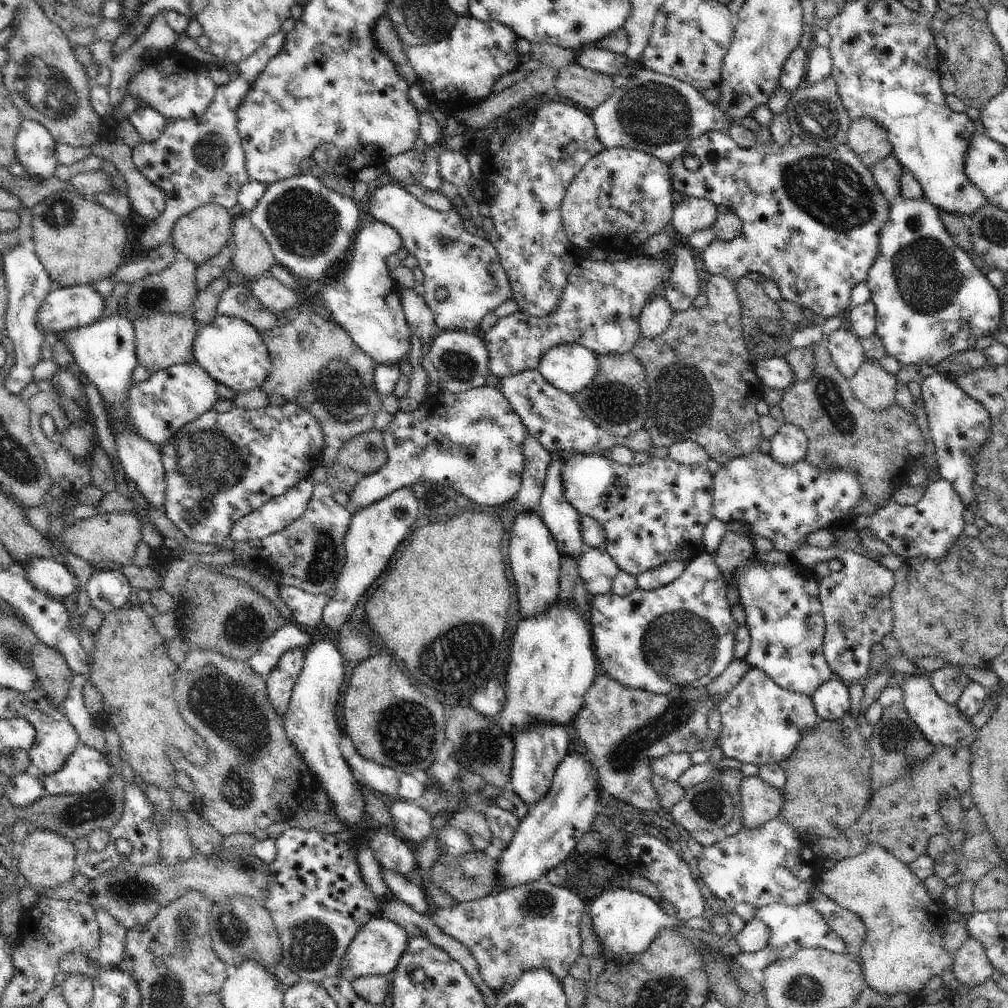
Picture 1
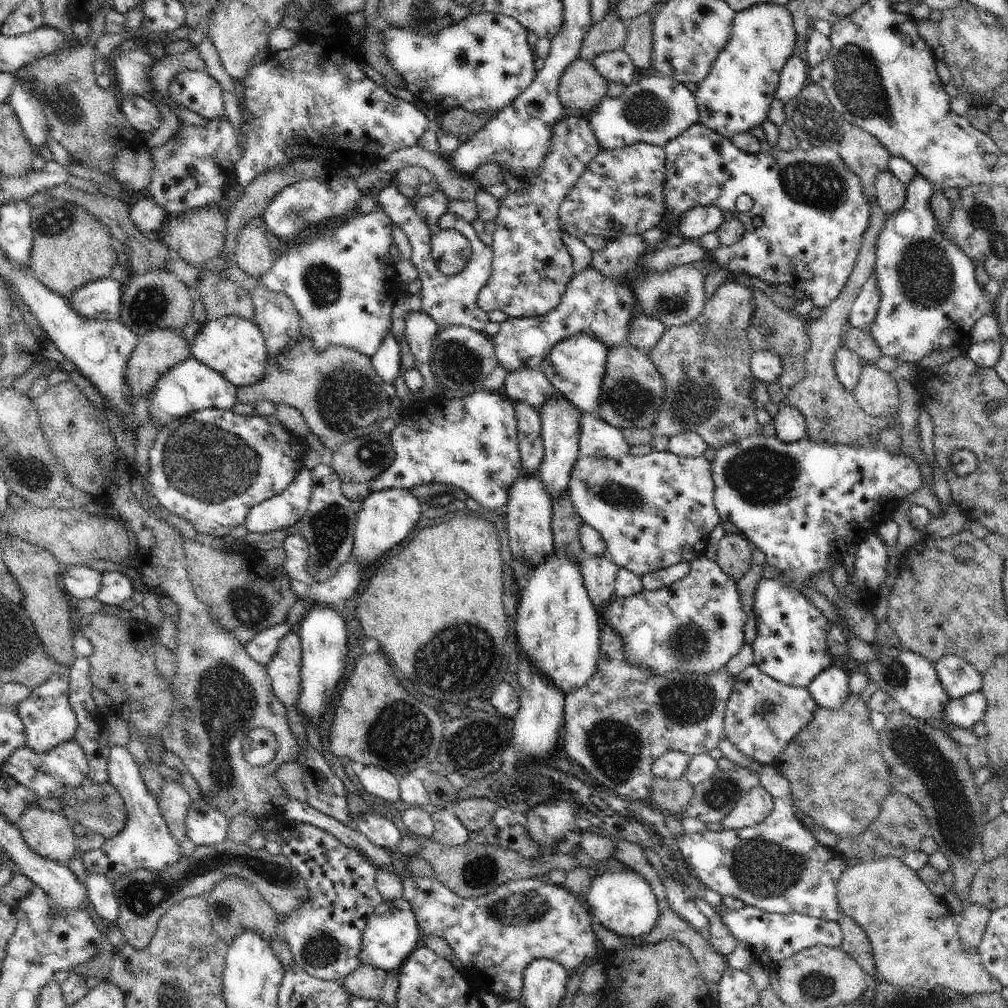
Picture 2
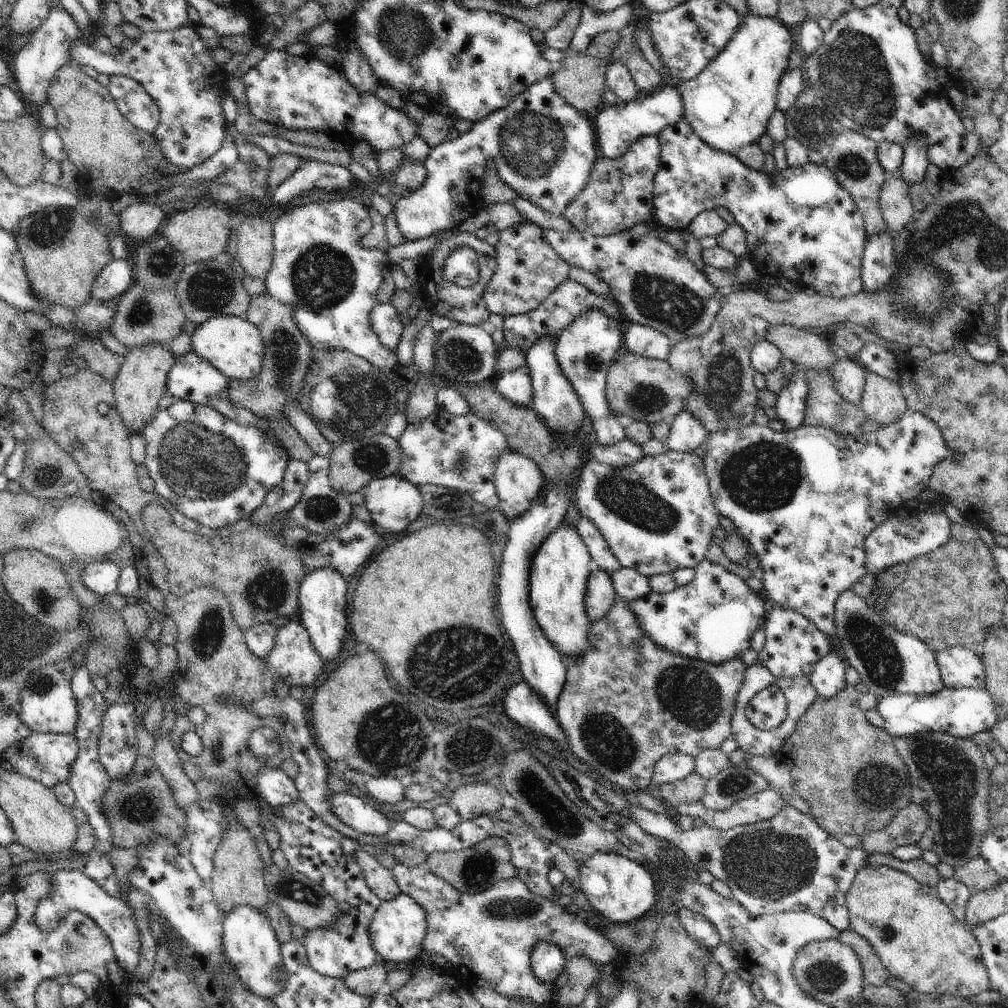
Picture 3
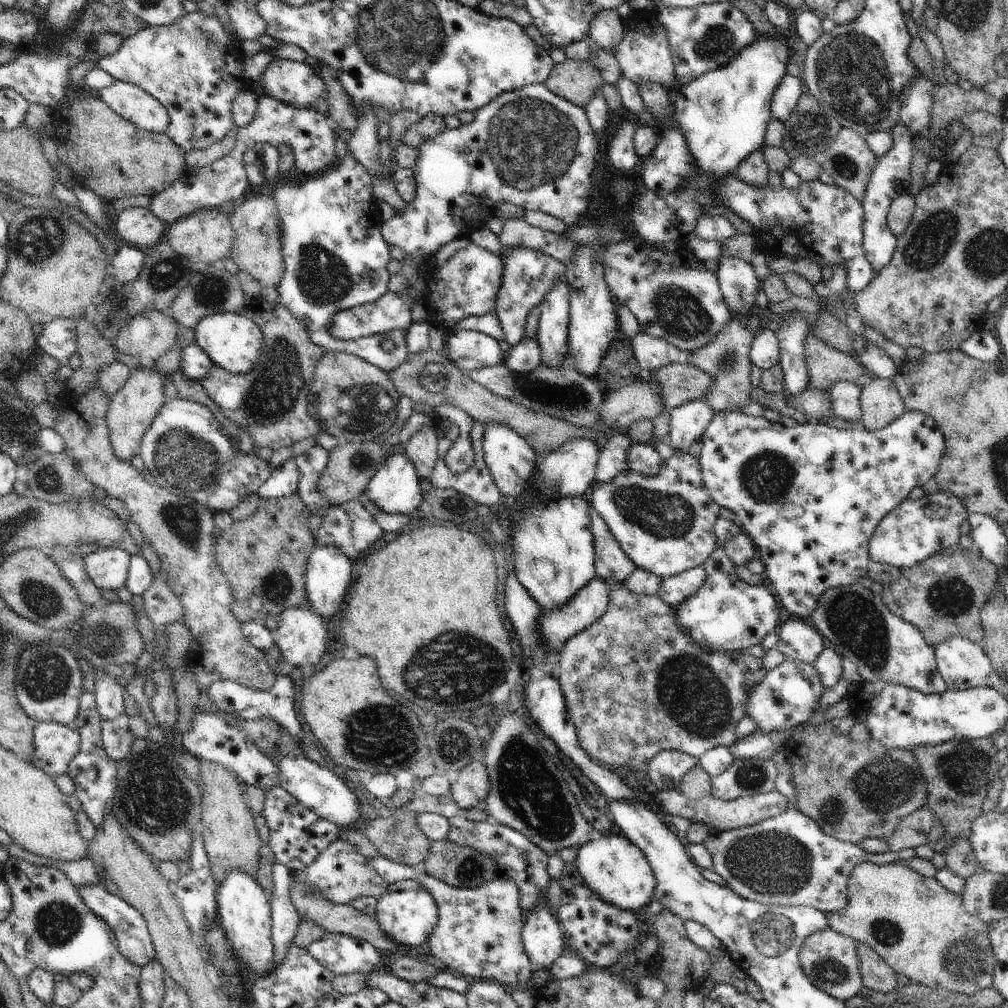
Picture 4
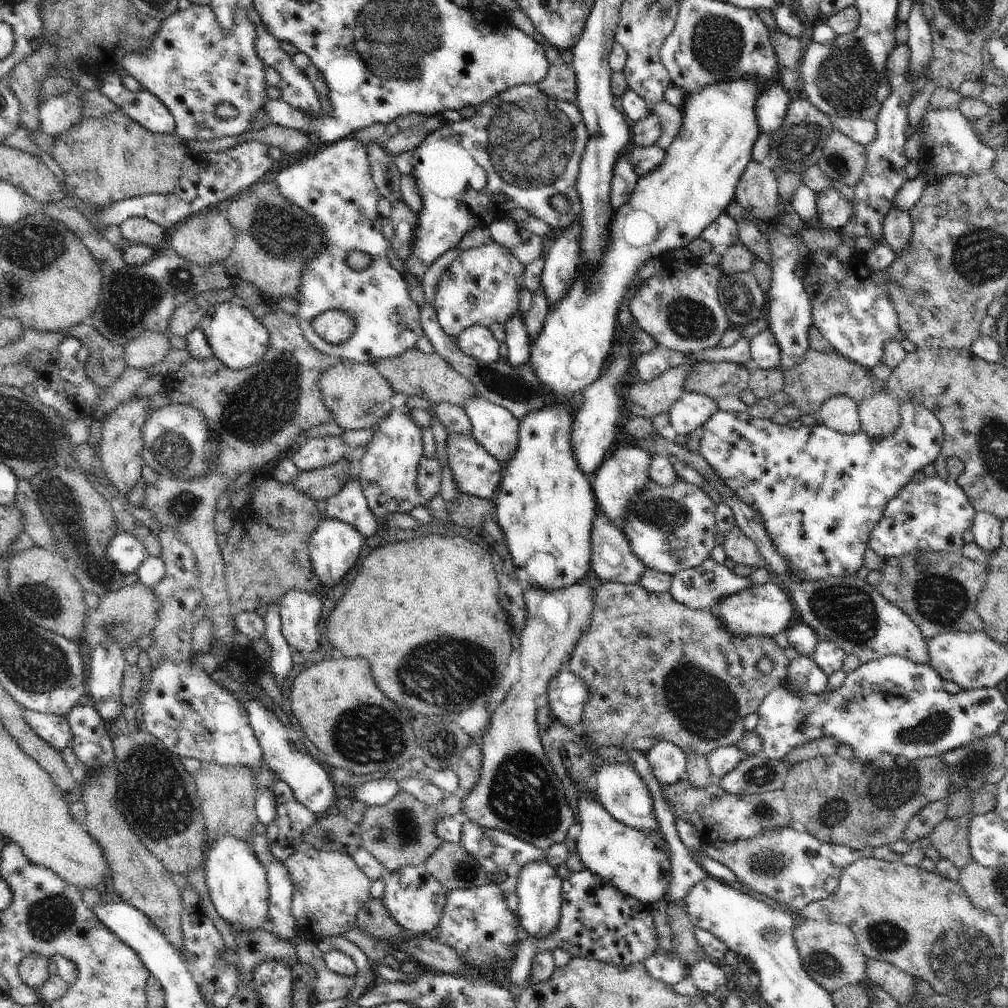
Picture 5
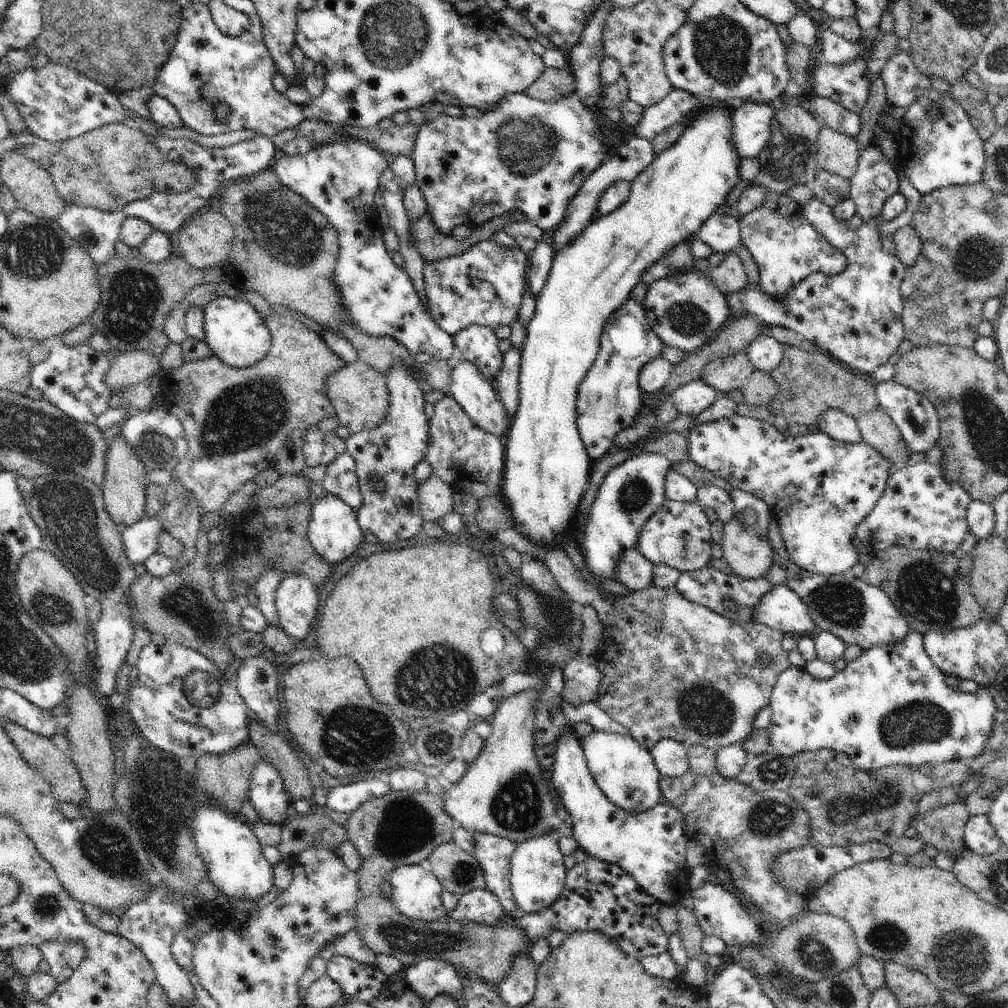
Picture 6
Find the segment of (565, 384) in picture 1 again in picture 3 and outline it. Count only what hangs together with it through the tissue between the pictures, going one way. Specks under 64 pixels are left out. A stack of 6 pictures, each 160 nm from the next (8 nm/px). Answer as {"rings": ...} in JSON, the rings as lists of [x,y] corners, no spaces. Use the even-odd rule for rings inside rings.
{"rings":[[[600,309],[582,313],[559,334],[554,347],[556,362],[560,365],[561,373],[570,381],[584,412],[591,417],[589,429],[595,433],[597,442],[606,446],[613,445],[625,437],[625,422],[613,414],[605,395],[611,362],[623,349],[620,340],[624,334],[616,325],[618,321],[611,319]]]}

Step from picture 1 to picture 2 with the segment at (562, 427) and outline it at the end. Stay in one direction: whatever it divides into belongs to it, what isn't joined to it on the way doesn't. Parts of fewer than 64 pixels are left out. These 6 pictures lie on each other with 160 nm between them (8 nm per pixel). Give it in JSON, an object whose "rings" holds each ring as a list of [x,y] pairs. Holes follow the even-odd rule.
{"rings":[[[539,369],[509,372],[504,381],[504,392],[514,403],[528,403],[539,416],[545,402],[559,394]],[[586,411],[581,412],[579,421],[580,457],[619,459],[629,453],[631,446],[619,428]]]}

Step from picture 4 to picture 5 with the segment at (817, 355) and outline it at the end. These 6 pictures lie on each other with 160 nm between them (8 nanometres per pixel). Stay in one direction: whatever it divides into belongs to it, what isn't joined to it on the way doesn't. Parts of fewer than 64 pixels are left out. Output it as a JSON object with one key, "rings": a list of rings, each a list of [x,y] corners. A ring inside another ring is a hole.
{"rings":[[[808,349],[804,362],[795,369],[784,371],[785,385],[782,392],[786,393],[793,402],[792,405],[798,407],[805,420],[818,412],[819,408],[834,395],[846,395],[859,404],[869,397],[877,389],[877,382],[870,374],[869,370],[856,364],[854,361],[842,357],[838,352],[827,353]]]}

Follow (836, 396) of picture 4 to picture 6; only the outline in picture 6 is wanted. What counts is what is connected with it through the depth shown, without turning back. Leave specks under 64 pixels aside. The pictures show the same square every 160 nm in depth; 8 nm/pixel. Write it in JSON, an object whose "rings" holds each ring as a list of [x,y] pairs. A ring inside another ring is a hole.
{"rings":[[[837,408],[826,409],[819,416],[816,427],[838,442],[854,444],[863,440],[857,420]]]}

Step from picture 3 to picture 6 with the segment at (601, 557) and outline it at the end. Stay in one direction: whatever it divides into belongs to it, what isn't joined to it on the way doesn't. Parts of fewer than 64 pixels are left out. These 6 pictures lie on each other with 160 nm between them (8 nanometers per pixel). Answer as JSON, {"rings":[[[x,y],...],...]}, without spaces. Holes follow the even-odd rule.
{"rings":[[[624,549],[620,553],[618,569],[614,567],[613,578],[620,581],[630,591],[652,585],[655,564],[644,558],[638,549]]]}

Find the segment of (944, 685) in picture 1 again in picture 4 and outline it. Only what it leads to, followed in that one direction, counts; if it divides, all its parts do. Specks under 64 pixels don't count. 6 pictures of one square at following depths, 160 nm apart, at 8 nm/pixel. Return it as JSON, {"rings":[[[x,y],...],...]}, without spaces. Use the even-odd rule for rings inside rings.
{"rings":[[[952,637],[935,647],[937,670],[950,690],[992,687],[1002,692],[1006,683],[991,665],[982,644],[972,642],[966,637]]]}

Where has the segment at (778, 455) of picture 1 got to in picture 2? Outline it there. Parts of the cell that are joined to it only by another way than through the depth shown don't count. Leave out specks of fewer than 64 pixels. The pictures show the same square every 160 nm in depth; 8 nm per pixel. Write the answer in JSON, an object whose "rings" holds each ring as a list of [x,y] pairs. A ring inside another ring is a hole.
{"rings":[[[783,400],[779,403],[779,412],[775,416],[774,422],[776,430],[774,436],[782,442],[798,442],[808,436],[804,415],[796,407],[787,405]]]}

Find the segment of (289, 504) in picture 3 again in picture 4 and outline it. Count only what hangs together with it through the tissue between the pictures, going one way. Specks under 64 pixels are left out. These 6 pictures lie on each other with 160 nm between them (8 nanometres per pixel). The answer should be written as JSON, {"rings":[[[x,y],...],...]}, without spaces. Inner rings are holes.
{"rings":[[[295,457],[276,468],[272,476],[258,489],[260,499],[280,500],[281,498],[298,493],[300,471]]]}

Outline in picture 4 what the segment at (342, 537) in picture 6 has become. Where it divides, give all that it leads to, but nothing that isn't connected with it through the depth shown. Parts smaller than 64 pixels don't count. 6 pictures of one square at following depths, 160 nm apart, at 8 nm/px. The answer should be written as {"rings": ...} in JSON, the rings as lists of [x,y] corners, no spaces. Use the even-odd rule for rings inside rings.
{"rings":[[[336,547],[314,548],[305,572],[306,605],[327,624],[344,607],[344,597],[352,584],[353,562]]]}

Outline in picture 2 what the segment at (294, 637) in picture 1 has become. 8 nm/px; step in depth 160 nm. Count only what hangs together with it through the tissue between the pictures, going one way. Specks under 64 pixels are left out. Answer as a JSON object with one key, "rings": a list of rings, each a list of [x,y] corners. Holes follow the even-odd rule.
{"rings":[[[286,621],[281,622],[252,637],[252,640],[247,642],[244,649],[248,653],[248,656],[252,657],[252,660],[261,665],[267,665],[273,659],[274,654],[276,654],[279,640],[292,630],[295,630],[295,627],[290,623]]]}

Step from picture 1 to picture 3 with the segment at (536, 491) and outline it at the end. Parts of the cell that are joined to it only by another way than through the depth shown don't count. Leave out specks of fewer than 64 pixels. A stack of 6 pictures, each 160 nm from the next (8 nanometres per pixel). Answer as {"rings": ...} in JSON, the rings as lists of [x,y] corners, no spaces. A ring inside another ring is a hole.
{"rings":[[[527,366],[519,368],[514,372],[507,372],[494,385],[496,392],[500,393],[511,405],[521,409],[531,408],[533,388]]]}

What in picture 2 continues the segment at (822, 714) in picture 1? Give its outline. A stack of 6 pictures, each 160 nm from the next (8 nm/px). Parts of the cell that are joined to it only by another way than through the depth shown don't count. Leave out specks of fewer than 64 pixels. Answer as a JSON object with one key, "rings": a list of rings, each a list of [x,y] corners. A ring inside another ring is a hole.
{"rings":[[[834,664],[820,673],[807,689],[818,707],[838,710],[851,695],[849,673],[841,665]]]}

